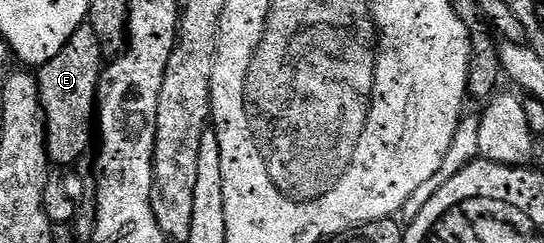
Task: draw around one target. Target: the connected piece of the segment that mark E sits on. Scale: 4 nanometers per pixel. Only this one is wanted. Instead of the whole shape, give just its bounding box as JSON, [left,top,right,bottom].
[36,25,103,169]

